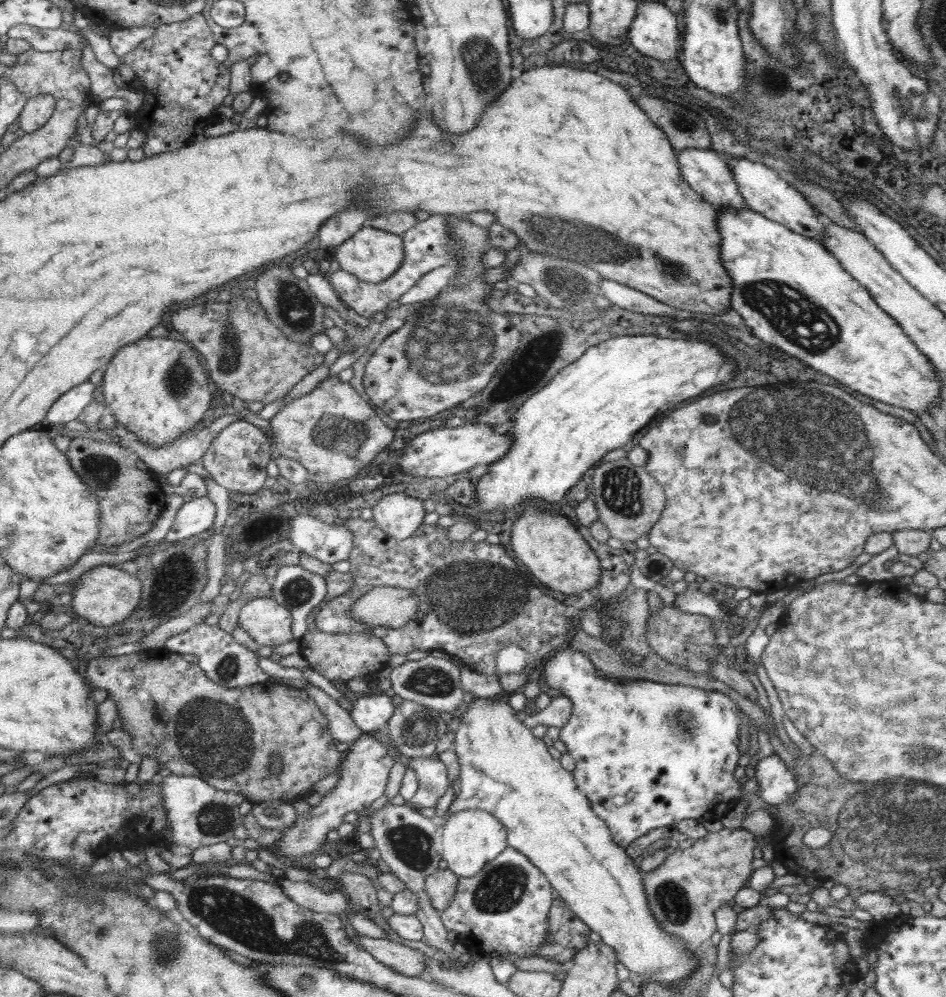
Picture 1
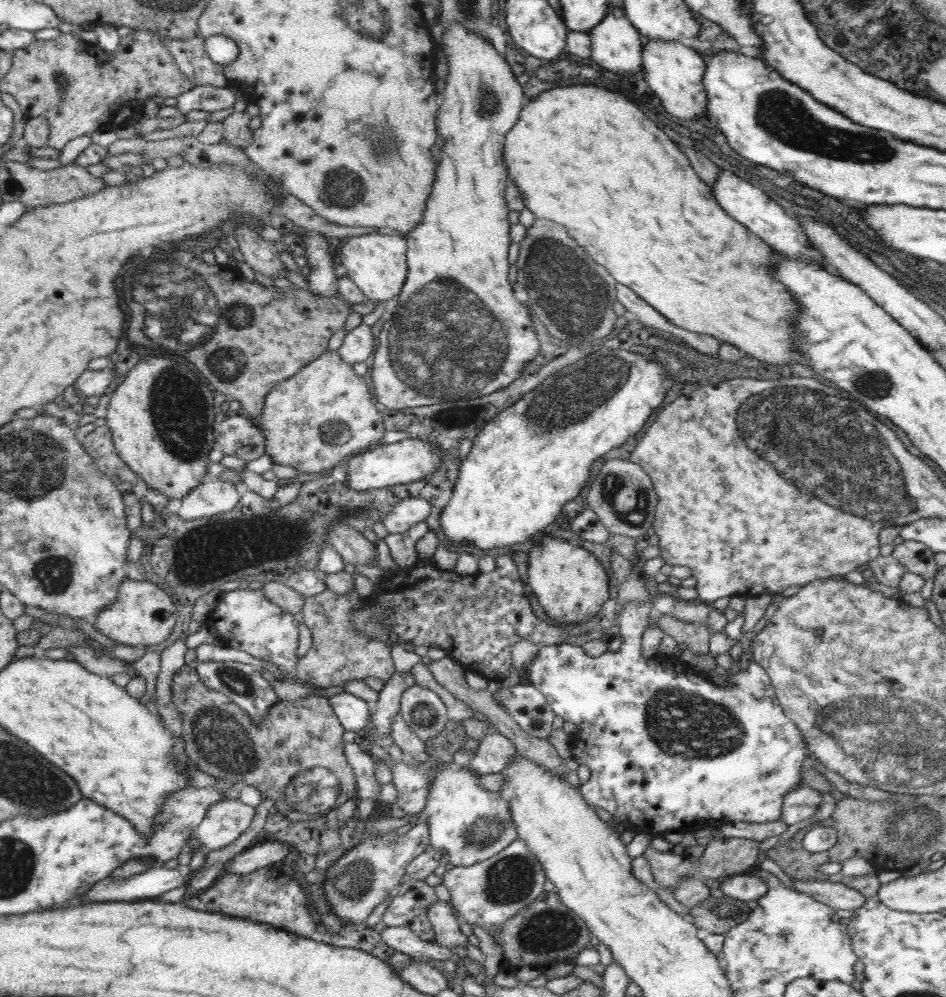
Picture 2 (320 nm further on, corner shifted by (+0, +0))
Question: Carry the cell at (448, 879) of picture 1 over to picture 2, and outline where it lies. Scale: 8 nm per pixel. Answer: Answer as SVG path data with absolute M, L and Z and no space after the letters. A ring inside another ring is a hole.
M443 893L440 900L428 909L426 916L433 927L434 940L440 946L451 949L453 946L467 943L467 937L462 934L459 922L453 914L453 908Z

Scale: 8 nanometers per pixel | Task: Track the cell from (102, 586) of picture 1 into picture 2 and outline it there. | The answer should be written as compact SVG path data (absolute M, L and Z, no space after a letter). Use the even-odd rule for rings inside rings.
M127 577L119 586L115 603L108 604L91 621L98 632L115 643L151 648L170 636L177 620L176 605L165 590L145 578L137 581Z

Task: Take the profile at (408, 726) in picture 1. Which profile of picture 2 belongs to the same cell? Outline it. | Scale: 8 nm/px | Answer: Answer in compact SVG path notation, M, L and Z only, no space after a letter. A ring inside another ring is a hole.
M424 684L408 688L400 703L400 715L409 724L410 730L424 742L436 736L449 721L444 702Z

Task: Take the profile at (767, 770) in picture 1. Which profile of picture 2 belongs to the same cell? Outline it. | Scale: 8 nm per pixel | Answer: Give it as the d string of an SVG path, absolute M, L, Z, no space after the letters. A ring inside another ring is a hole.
M799 784L786 793L779 819L787 825L808 820L816 814L821 802L822 796L817 790L808 785Z

